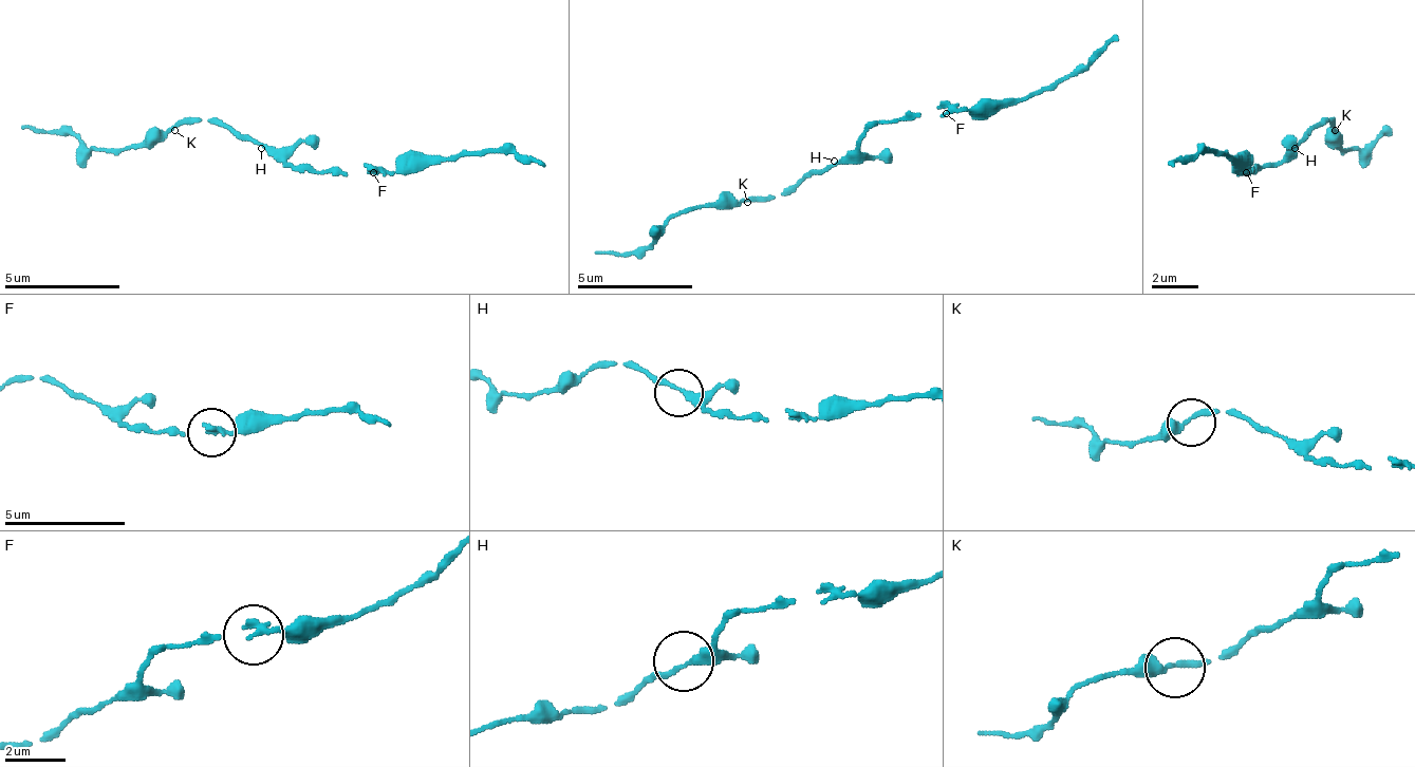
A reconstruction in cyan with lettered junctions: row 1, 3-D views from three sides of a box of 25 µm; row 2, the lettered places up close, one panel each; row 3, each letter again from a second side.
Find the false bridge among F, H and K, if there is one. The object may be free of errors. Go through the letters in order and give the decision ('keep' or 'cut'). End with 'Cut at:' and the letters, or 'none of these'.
F: keep
H: keep
K: keep
Cut at: none of these

